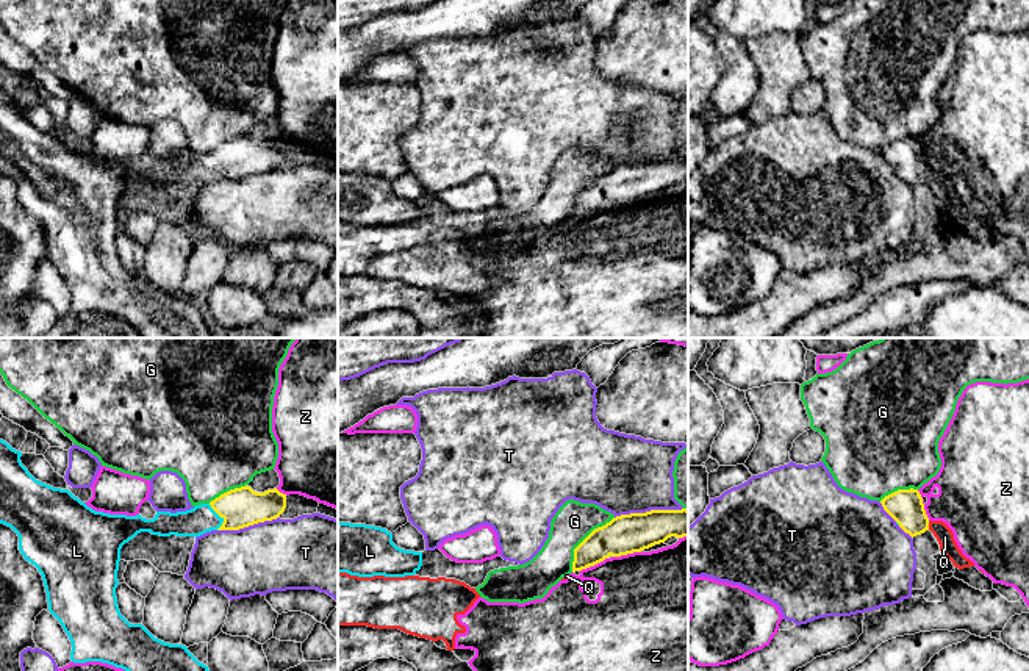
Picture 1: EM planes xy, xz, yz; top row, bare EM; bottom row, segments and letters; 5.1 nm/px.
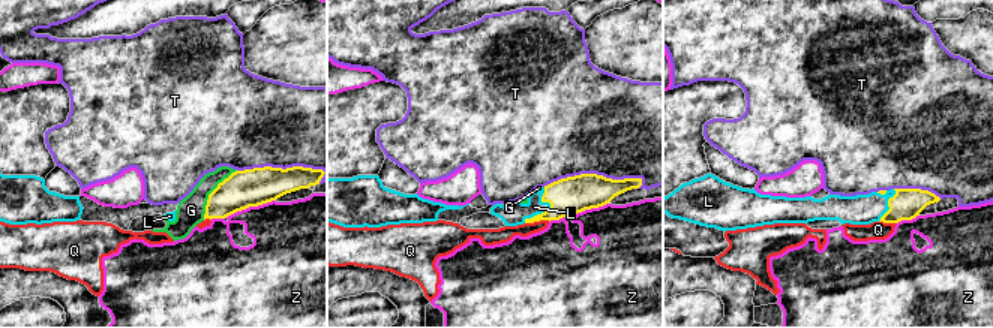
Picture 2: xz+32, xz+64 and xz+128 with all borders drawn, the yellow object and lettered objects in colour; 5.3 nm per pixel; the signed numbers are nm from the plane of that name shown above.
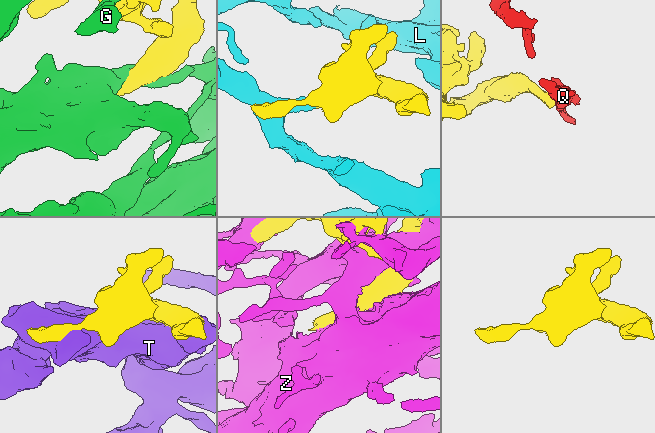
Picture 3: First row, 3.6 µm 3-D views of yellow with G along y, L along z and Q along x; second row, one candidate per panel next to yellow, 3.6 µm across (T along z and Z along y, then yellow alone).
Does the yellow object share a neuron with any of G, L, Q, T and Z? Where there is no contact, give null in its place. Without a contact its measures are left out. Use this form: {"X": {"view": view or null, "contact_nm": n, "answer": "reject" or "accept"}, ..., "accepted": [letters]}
{"G": {"view": "xz", "contact_nm": 360, "answer": "reject"}, "L": {"view": "xy", "contact_nm": 140, "answer": "accept"}, "Q": {"view": "yz", "contact_nm": 50, "answer": "reject"}, "T": {"view": "xz", "contact_nm": 360, "answer": "reject"}, "Z": {"view": "xz", "contact_nm": 160, "answer": "reject"}, "accepted": ["L"]}

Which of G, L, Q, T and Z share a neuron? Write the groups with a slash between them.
G / L / Q Z / T

